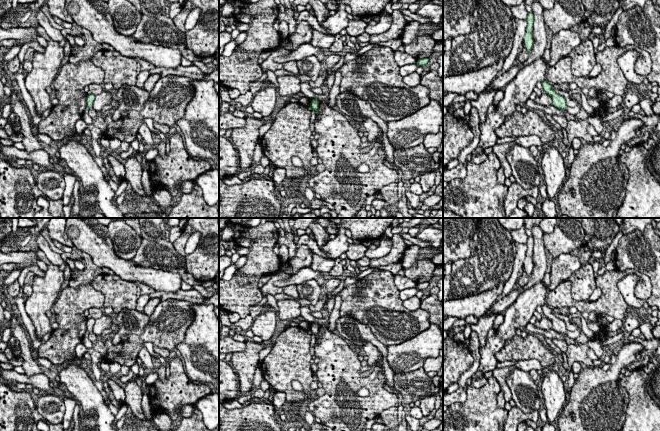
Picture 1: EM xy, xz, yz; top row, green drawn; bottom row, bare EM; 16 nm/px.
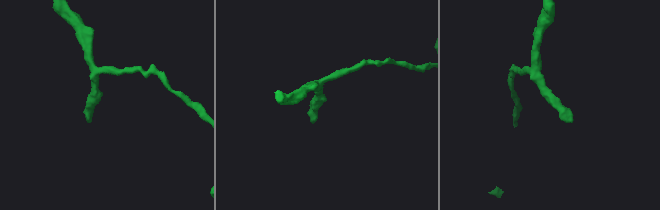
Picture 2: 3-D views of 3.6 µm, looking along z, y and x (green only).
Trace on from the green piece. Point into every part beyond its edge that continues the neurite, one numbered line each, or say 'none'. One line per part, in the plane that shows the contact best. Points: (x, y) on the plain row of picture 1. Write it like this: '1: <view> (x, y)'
1: yz (576, 333)

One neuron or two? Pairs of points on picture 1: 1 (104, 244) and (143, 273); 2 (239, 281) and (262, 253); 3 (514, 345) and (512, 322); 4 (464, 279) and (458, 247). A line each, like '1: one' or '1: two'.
1: one
2: one
3: two
4: two

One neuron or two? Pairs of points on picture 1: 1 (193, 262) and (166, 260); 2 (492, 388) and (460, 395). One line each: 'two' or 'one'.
1: two
2: two

